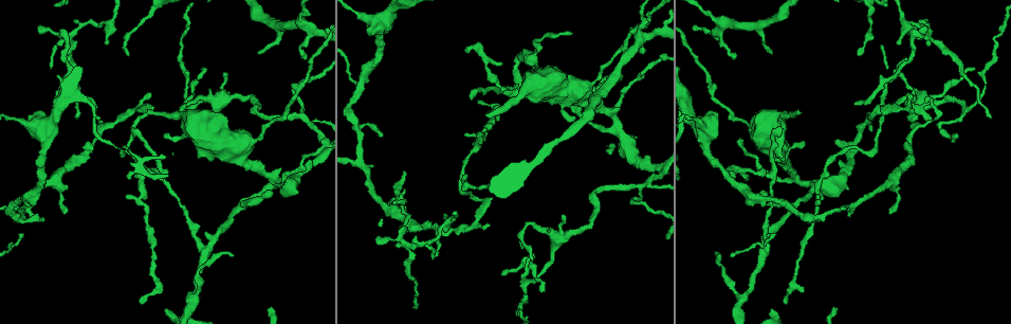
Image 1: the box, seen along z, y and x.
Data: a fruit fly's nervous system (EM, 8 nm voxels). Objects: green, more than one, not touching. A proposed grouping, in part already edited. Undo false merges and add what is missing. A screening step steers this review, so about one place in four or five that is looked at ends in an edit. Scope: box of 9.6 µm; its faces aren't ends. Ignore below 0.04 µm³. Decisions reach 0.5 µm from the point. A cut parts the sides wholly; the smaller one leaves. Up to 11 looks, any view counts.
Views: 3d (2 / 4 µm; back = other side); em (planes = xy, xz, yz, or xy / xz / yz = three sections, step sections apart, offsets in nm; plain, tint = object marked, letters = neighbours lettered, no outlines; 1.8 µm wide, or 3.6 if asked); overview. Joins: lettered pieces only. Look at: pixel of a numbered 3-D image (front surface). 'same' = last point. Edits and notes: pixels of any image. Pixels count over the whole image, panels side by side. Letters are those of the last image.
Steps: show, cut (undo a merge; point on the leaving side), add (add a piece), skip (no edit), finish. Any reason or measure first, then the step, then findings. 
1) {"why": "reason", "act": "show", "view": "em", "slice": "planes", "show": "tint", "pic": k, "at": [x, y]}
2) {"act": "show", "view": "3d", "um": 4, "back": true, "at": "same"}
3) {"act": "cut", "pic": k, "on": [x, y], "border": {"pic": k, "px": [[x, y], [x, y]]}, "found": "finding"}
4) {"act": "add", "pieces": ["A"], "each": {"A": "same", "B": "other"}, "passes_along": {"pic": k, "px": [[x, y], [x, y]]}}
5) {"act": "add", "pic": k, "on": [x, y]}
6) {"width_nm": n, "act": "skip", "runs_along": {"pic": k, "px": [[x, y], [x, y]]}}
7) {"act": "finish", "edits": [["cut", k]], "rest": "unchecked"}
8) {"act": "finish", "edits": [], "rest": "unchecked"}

{"why": "sharp bend", "act": "show", "view": "3d", "um": 2, "pic": 1, "at": [892, 111]}

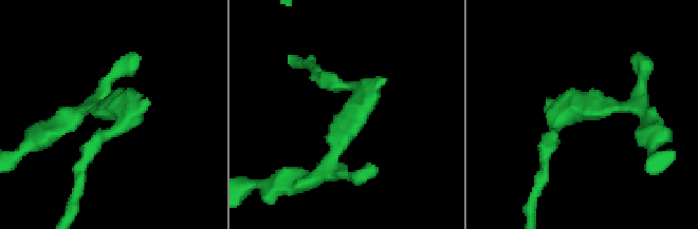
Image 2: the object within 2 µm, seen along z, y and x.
{"act": "show", "view": "em", "slice": "planes", "show": "letters", "pic": 2, "at": [349, 121]}

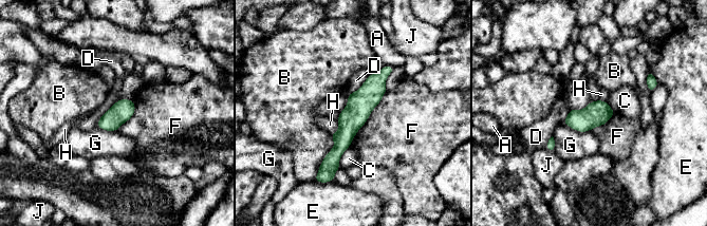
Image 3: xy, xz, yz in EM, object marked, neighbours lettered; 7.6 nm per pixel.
{"act": "skip", "each": {"A": "other", "B": "other", "C": "other", "D": "other", "E": "other", "F": "other", "G": "other", "H": "other", "J": "other"}, "found": "one neuron here"}

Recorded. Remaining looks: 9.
{"why": "tapers out", "act": "show", "view": "em", "slice": "planes", "show": "letters", "pic": 1, "at": [780, 126]}

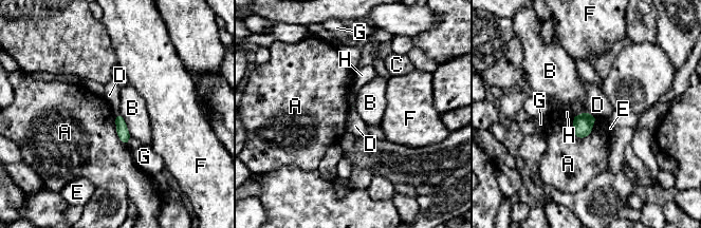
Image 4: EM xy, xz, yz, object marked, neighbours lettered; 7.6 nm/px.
{"act": "skip", "each": {"A": "other", "B": "other", "C": "other", "D": "other", "E": "other", "F": "other", "G": "other", "H": "other"}, "border": {"pic": 4, "px": [[588, 111], [597, 118]]}, "found": "no lettered piece goes on from it"}

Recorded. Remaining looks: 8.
{"why": "a narrow waist", "act": "show", "view": "3d", "um": 4, "pic": 1, "at": [817, 213]}

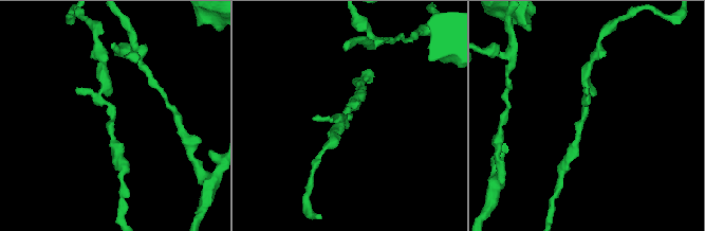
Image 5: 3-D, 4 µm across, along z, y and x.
{"why": "shape alone is not enough", "act": "show", "view": "em", "slice": "planes", "show": "letters", "pic": 5, "at": [349, 112]}

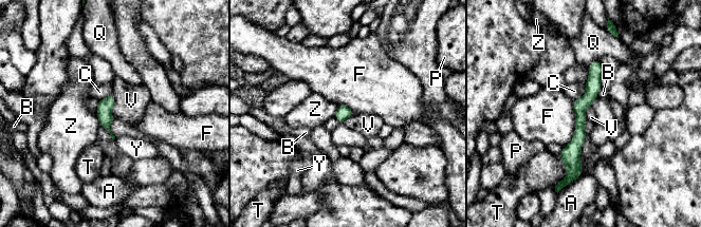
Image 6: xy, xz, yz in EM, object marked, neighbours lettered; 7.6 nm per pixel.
{"act": "skip", "each": {"A": "other", "B": "other", "C": "other", "F": "other", "P": "other", "Q": "other", "T": "other", "V": "other", "Y": "other", "Z": "other"}, "runs_along": {"pic": 6, "px": [[596, 63], [569, 177]]}, "found": "continuous, no second neuron"}

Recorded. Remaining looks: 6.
{"act": "show", "view": "3d", "um": 2, "pic": 1, "at": [94, 143]}

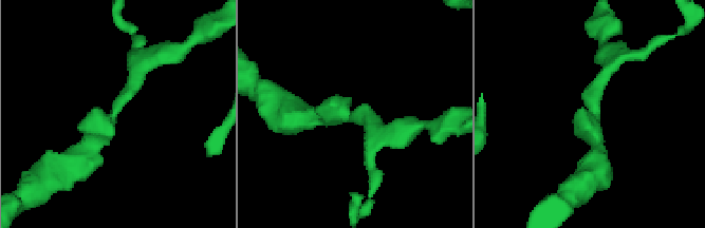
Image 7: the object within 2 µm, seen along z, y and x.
{"act": "show", "view": "em", "slice": "yz", "step": 4, "show": "tint", "pic": 7, "at": [113, 105]}

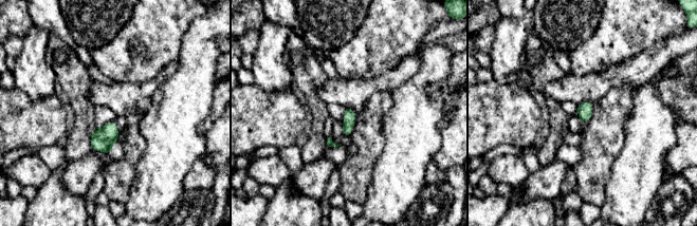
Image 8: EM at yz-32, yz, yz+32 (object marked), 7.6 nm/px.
{"why": "cut it another way", "act": "show", "view": "em", "slice": "planes", "show": "letters", "at": "same"}

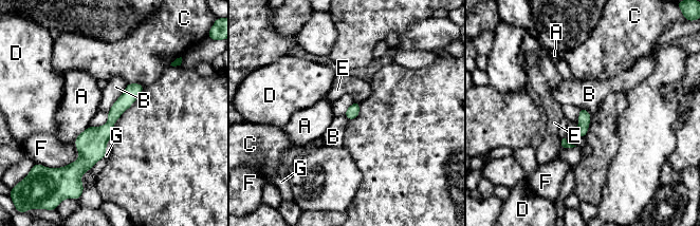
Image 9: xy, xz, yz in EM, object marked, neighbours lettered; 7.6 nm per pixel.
{"act": "skip", "each": {"A": "other", "B": "other", "C": "other", "D": "other", "E": "other", "F": "other", "G": "other"}, "runs_along": {"pic": 9, "px": [[137, 86], [77, 167]]}, "found": "all the same neuron"}

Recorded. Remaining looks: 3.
{"why": "abrupt turn", "act": "show", "view": "em", "slice": "planes", "show": "letters", "pic": 1, "at": [361, 153]}

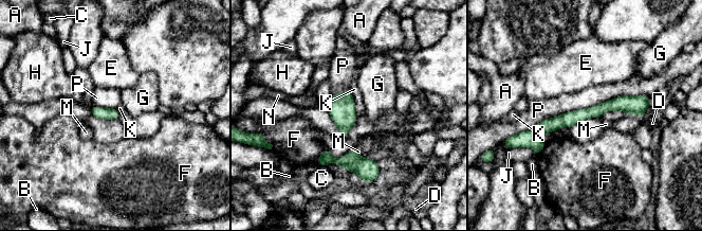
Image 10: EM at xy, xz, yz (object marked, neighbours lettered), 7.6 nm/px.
{"act": "skip", "each": {"A": "other", "B": "other", "C": "other", "D": "other", "E": "other", "F": "other", "G": "other", "H": "other", "J": "other", "K": "other", "M": "other", "N": "other", "P": "other"}, "border": {"pic": 10, "px": [[648, 96], [616, 95], [560, 114]]}, "found": "continuous, no second neuron"}

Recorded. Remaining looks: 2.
{"act": "finish", "edits": [], "rest": "unchecked"}

